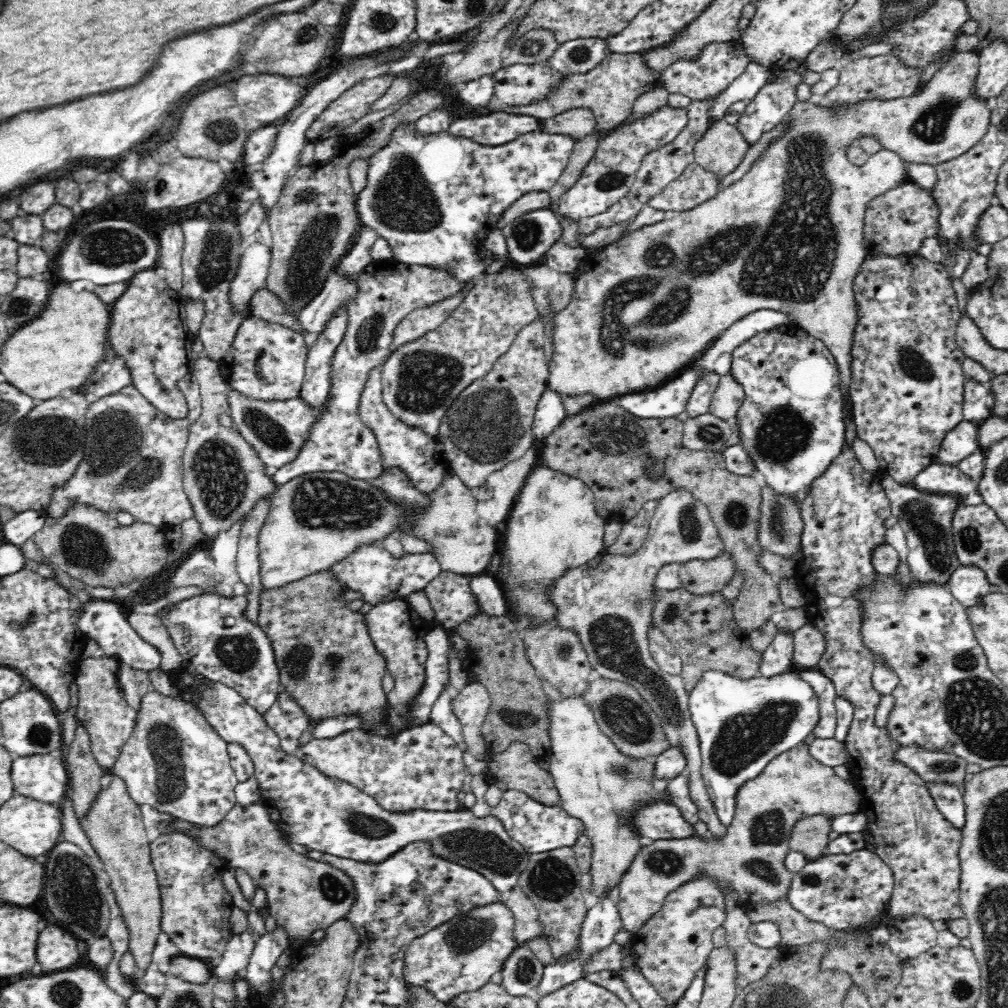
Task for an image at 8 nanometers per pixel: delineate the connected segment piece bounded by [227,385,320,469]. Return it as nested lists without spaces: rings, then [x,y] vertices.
[[[231,385],[227,386],[229,414],[233,418],[234,428],[242,438],[256,451],[264,466],[277,469],[296,460],[300,445],[307,436],[307,430],[320,408],[306,406],[300,397],[288,400],[262,400],[244,395]]]

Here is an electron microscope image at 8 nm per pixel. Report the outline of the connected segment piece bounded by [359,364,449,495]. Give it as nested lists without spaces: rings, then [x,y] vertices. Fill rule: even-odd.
[[[381,364],[371,372],[370,378],[368,378],[367,387],[364,388],[360,398],[359,417],[376,437],[382,456],[384,474],[398,469],[404,473],[405,480],[408,480],[408,484],[412,485],[412,488],[416,489],[418,493],[426,495],[440,484],[442,474],[449,468],[444,447],[438,439],[430,438],[421,430],[410,428],[392,416],[383,401],[380,369]]]

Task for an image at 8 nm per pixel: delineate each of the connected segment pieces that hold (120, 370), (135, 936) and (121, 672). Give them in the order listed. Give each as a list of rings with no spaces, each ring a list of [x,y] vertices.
[[[108,342],[108,354],[112,354],[110,370],[99,381],[96,381],[96,384],[88,388],[98,397],[118,392],[121,388],[132,385],[132,373],[126,359],[112,349],[110,342]]]
[[[110,770],[112,782],[100,788],[79,823],[86,832],[92,848],[100,856],[103,871],[110,880],[129,931],[129,949],[135,968],[146,971],[153,963],[153,951],[161,934],[161,894],[157,874],[152,864],[151,843],[142,819],[142,807],[129,795],[124,779]]]
[[[118,659],[116,678],[123,699],[130,708],[138,712],[143,696],[147,692],[154,691],[152,681],[150,681],[150,671],[132,668],[126,662]]]

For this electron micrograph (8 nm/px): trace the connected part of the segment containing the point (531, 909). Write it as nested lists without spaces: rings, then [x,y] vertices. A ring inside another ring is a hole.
[[[520,887],[500,893],[504,897],[503,904],[510,909],[515,920],[513,934],[516,945],[523,945],[527,939],[534,940],[534,937],[543,935],[538,909]]]

